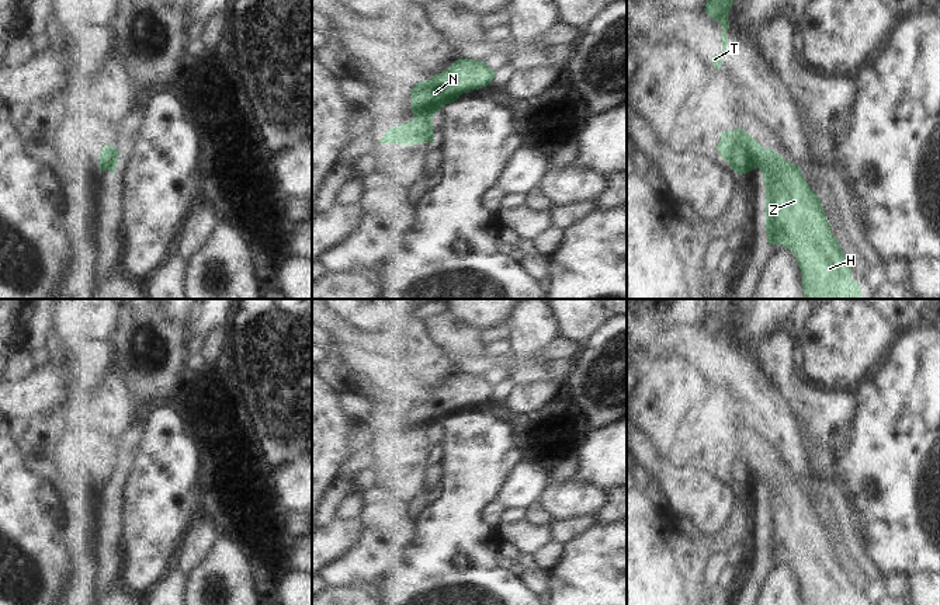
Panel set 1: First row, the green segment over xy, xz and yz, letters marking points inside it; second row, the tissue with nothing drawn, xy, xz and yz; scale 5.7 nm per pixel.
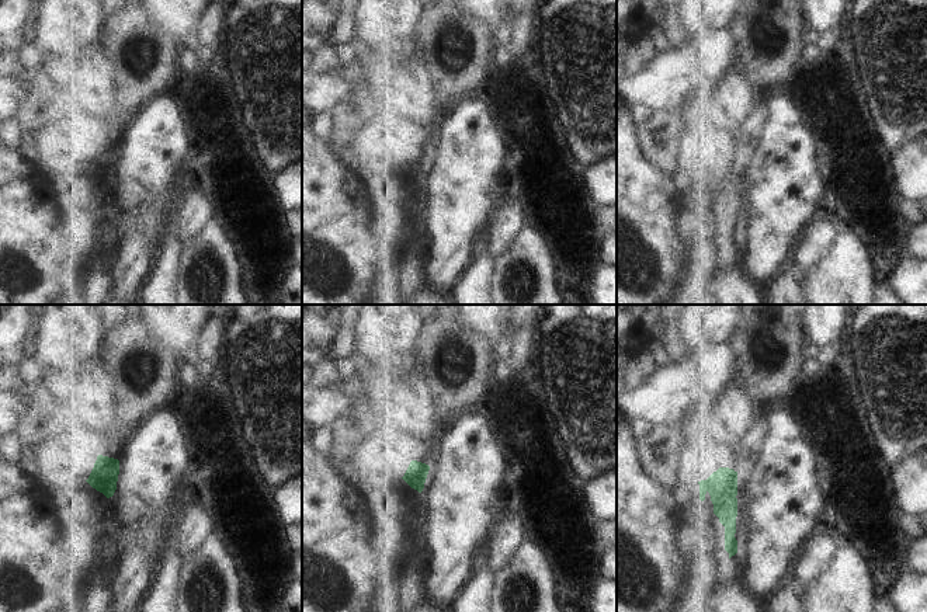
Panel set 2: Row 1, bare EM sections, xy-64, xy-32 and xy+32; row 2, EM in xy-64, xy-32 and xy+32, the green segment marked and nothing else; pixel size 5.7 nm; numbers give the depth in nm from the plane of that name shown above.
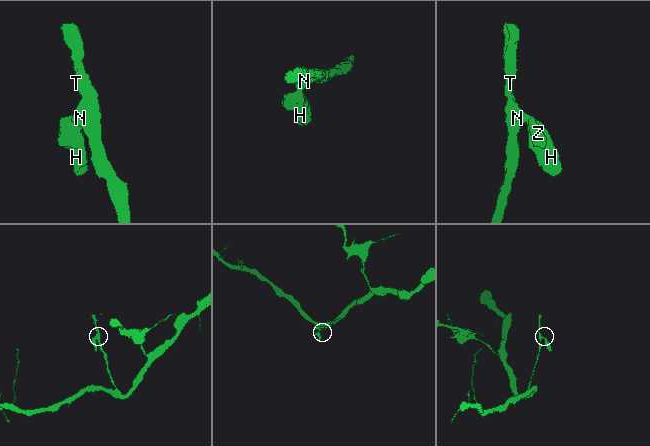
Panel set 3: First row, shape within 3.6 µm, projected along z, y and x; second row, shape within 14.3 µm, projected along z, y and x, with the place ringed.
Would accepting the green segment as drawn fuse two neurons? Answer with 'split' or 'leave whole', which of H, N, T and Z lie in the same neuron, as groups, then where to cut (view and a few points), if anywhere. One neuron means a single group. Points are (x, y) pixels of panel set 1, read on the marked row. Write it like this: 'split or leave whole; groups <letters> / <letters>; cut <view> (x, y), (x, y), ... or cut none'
split; groups H Z / N T; cut xy (99, 157), (115, 159)

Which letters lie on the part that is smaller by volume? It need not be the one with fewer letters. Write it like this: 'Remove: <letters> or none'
Remove: H, Z

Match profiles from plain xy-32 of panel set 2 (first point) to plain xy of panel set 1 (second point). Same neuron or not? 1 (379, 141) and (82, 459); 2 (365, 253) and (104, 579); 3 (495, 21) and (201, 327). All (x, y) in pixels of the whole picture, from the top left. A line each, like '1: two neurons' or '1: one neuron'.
1: one neuron
2: two neurons
3: two neurons

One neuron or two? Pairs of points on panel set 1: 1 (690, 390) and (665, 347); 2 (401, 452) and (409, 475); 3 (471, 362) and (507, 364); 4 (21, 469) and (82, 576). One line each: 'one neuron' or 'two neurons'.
1: two neurons
2: two neurons
3: one neuron
4: one neuron

